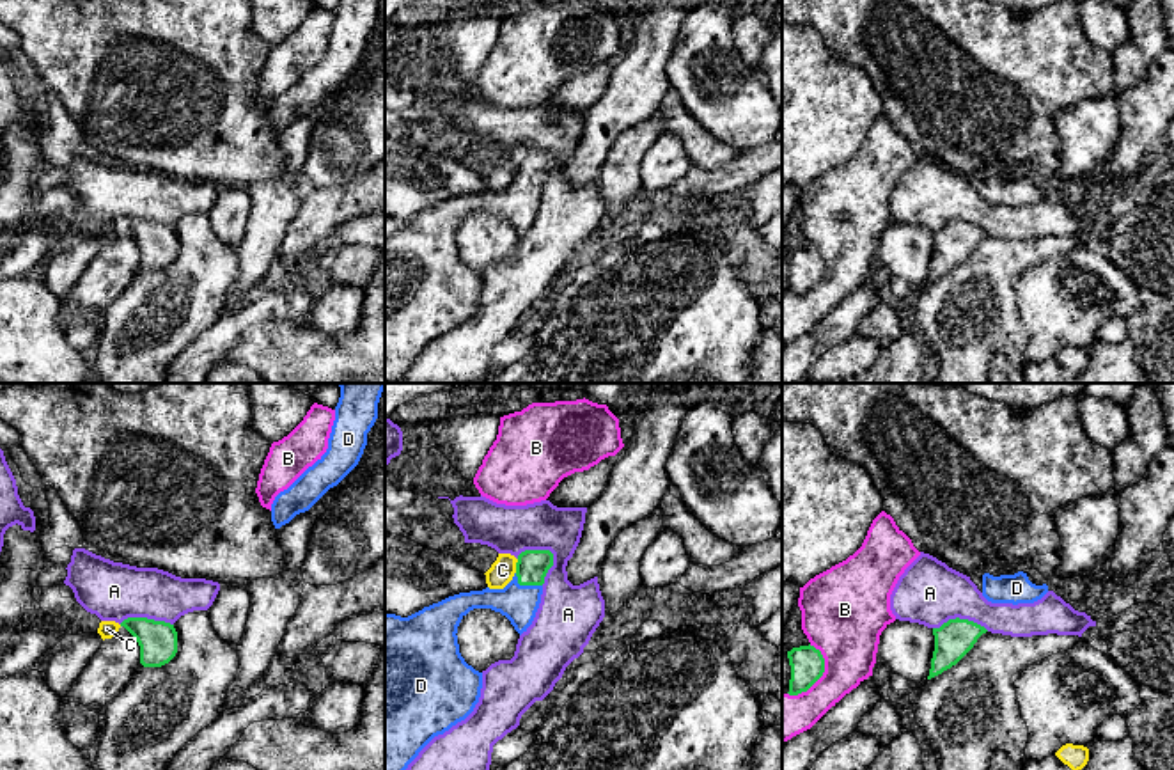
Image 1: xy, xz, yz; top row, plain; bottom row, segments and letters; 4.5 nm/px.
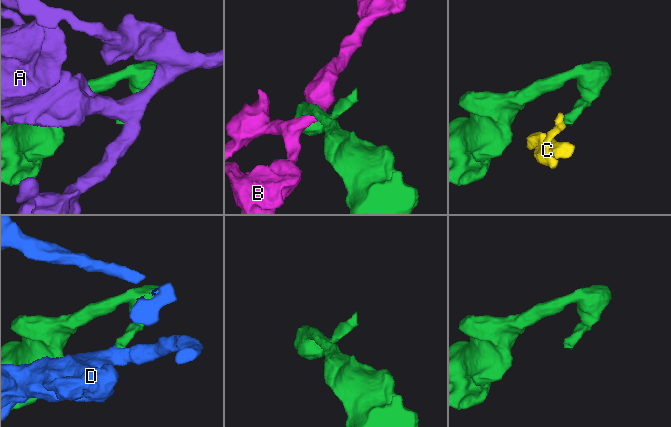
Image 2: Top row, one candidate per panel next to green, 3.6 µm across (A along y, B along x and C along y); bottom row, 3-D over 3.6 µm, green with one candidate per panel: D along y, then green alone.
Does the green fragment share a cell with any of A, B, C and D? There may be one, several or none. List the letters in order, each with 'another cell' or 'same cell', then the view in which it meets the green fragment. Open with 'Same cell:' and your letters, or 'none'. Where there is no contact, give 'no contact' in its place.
Same cell: D
A: another cell; meets green in xz
B: another cell; meets green in yz
C: another cell; meets green in xz
D: same cell; meets green in xz

